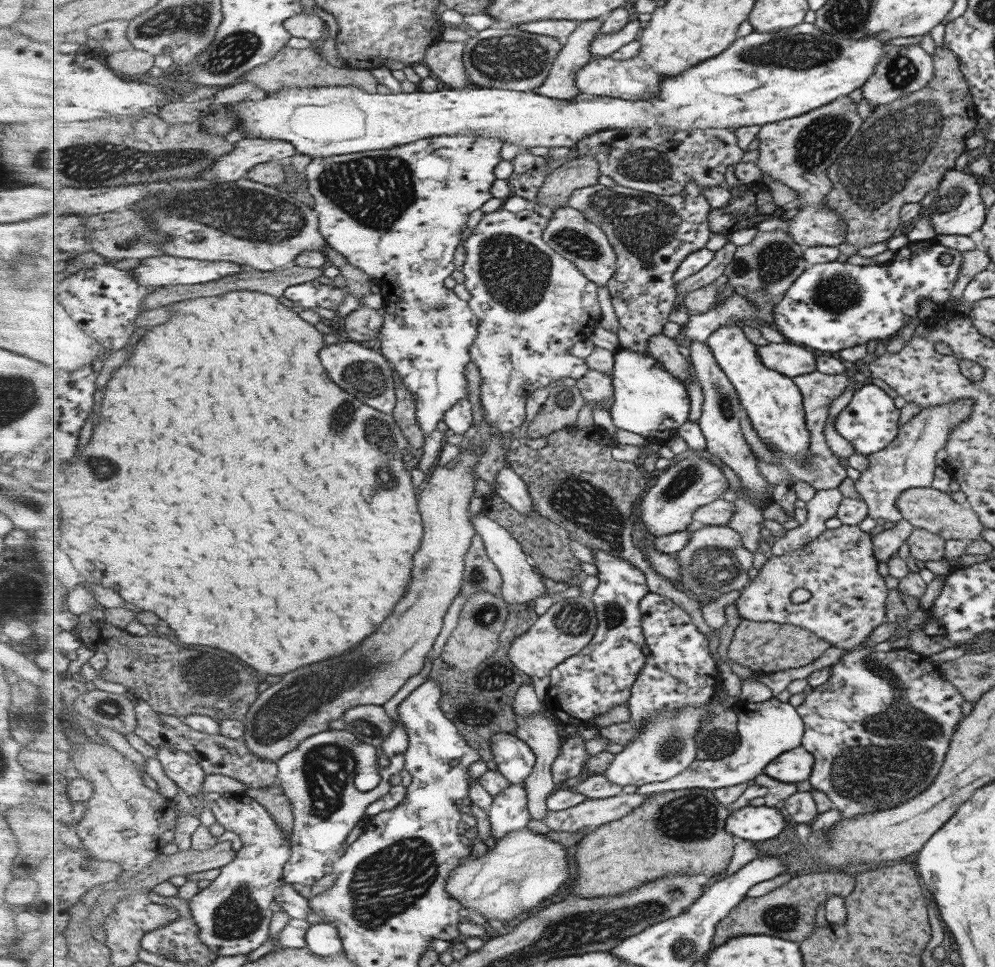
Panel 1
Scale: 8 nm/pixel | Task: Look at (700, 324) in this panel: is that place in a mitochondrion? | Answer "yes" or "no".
no

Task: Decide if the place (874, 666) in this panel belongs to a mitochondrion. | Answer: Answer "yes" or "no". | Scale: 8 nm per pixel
yes

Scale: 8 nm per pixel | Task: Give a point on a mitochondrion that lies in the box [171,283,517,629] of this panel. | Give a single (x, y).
(379, 435)

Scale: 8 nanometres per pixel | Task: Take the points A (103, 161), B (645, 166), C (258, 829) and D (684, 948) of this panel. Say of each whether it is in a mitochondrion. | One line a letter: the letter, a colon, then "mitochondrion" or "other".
A: mitochondrion
B: mitochondrion
C: other
D: mitochondrion

